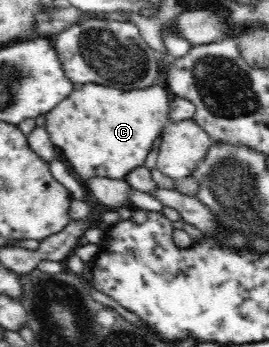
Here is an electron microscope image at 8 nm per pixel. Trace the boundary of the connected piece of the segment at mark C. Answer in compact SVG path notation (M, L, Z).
M86 83L84 87L76 89L70 95L70 99L61 101L48 113L45 113L45 128L54 147L66 156L65 163L80 184L84 185L88 179L104 177L116 180L125 180L130 171L136 167L144 167L145 160L150 153L154 141L160 137L162 128L167 124L170 111L170 99L172 95L164 85L152 85L148 89L128 89L98 85L97 83Z

